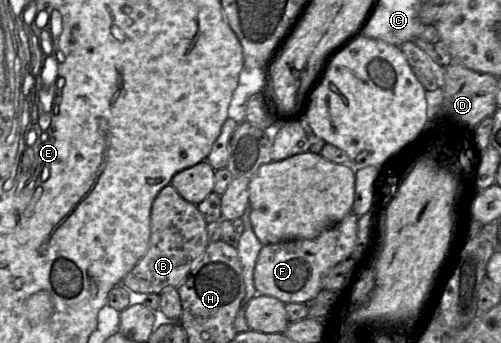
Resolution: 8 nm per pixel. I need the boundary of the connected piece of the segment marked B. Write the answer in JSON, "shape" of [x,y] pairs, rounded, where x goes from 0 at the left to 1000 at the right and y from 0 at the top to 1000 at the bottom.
{"shape":[[[335,536],[311,571],[301,603],[299,714],[291,741],[246,810],[244,828],[271,857],[319,857],[331,837],[353,840],[407,741],[417,708],[413,647],[393,601],[357,569]]]}

